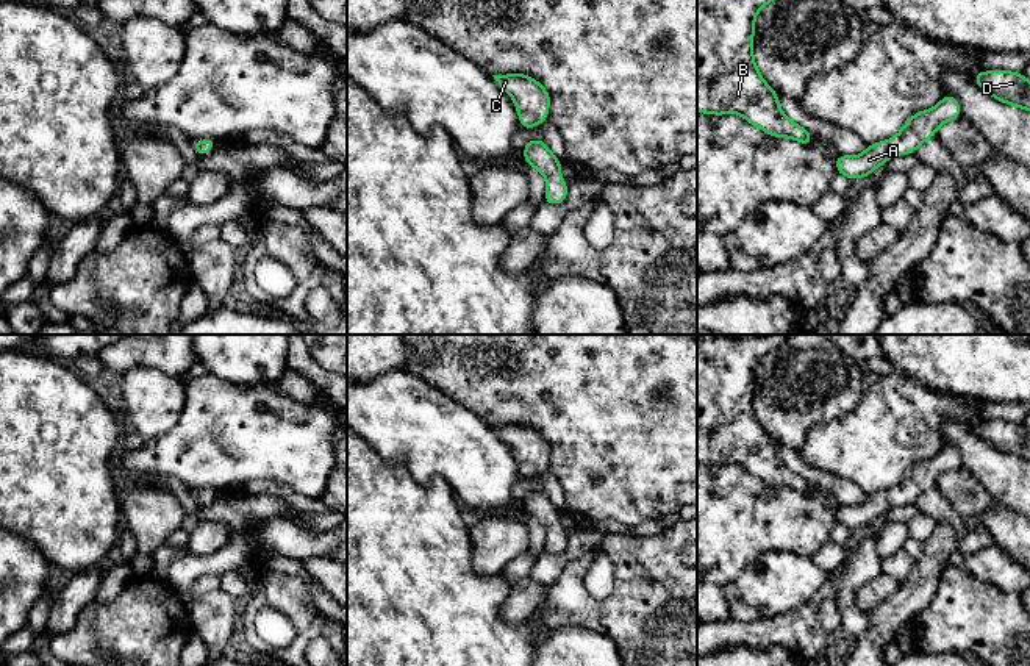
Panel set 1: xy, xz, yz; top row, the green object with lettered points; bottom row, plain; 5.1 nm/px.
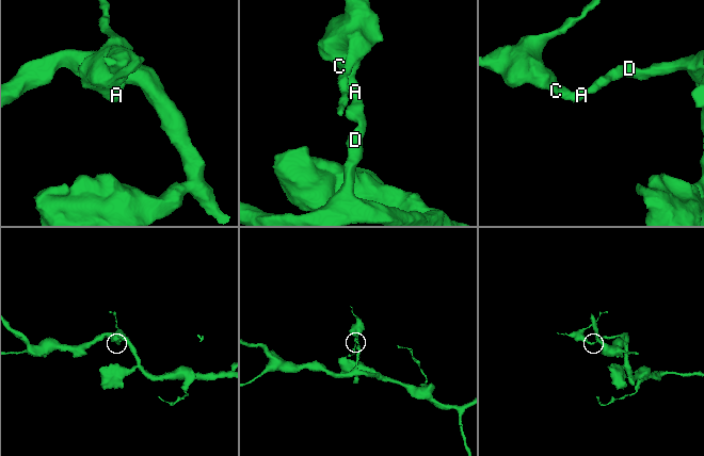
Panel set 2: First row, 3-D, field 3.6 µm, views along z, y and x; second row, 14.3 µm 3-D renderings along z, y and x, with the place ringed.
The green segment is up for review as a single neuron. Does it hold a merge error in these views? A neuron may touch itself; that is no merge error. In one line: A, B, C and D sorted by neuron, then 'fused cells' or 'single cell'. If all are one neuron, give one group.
A B C D | single cell

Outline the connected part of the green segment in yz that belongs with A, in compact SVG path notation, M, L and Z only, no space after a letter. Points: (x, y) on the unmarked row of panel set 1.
M944 446L936 457L913 464L889 491L871 494L858 507L838 505L835 513L836 522L852 532L871 527L874 519L885 516L891 507L914 503L921 494L936 485L944 472L958 467L961 467L958 450L953 446Z

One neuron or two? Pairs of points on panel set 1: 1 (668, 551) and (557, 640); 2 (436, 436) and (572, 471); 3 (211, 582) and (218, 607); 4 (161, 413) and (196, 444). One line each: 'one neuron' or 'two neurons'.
1: two neurons
2: two neurons
3: two neurons
4: two neurons

